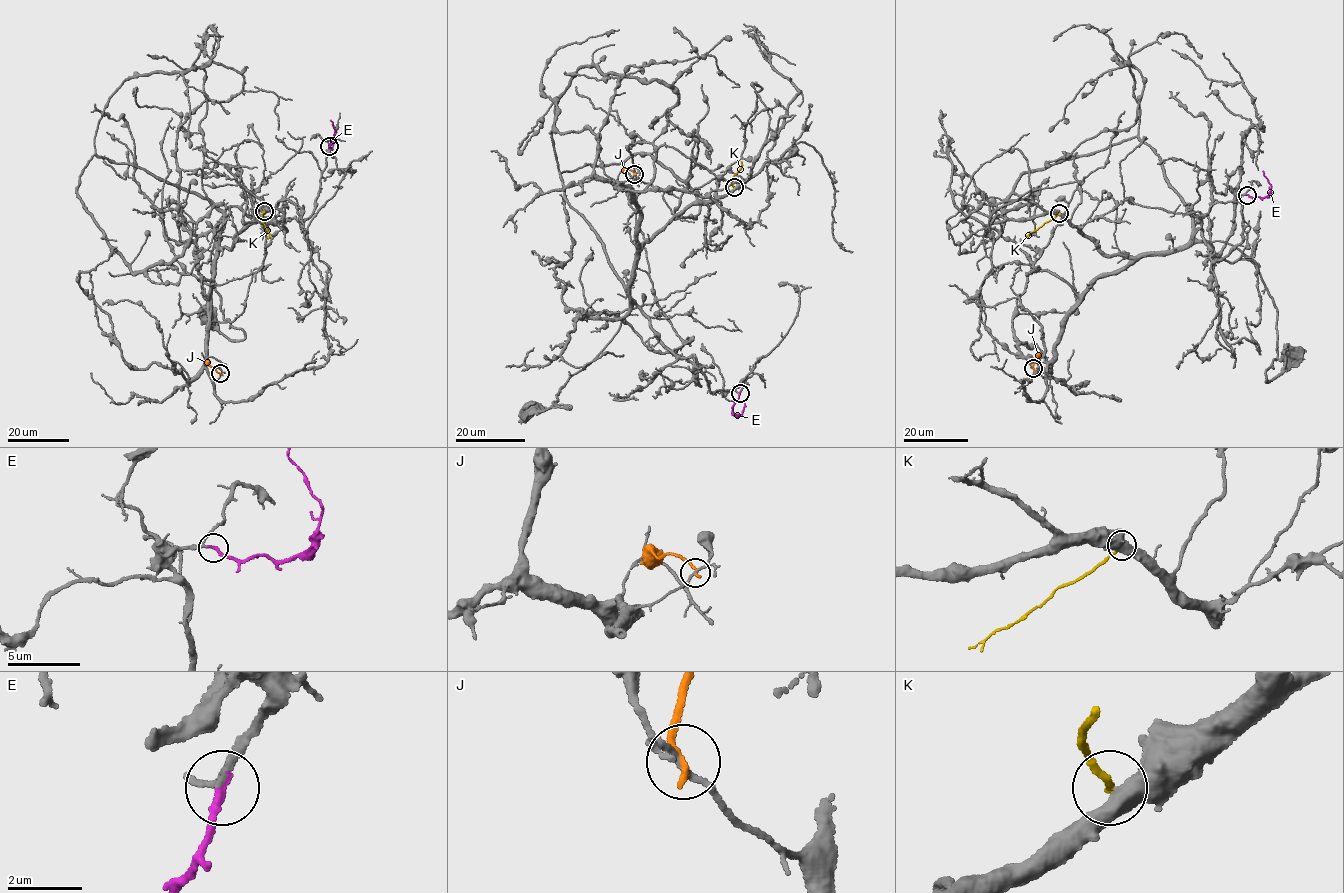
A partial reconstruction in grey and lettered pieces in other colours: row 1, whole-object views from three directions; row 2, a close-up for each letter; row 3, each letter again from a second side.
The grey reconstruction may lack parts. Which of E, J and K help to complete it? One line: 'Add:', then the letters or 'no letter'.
Add: E

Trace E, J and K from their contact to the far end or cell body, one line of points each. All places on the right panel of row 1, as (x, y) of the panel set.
E: (1247, 195), (1254, 198), (1269, 194), (1271, 185), (1263, 171)
J: (1034, 369), (1039, 352)
K: (1059, 214), (1025, 236)

